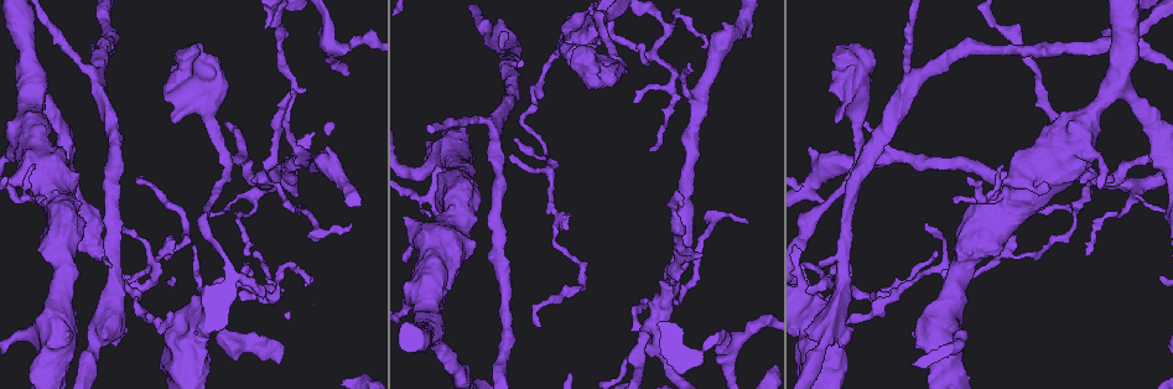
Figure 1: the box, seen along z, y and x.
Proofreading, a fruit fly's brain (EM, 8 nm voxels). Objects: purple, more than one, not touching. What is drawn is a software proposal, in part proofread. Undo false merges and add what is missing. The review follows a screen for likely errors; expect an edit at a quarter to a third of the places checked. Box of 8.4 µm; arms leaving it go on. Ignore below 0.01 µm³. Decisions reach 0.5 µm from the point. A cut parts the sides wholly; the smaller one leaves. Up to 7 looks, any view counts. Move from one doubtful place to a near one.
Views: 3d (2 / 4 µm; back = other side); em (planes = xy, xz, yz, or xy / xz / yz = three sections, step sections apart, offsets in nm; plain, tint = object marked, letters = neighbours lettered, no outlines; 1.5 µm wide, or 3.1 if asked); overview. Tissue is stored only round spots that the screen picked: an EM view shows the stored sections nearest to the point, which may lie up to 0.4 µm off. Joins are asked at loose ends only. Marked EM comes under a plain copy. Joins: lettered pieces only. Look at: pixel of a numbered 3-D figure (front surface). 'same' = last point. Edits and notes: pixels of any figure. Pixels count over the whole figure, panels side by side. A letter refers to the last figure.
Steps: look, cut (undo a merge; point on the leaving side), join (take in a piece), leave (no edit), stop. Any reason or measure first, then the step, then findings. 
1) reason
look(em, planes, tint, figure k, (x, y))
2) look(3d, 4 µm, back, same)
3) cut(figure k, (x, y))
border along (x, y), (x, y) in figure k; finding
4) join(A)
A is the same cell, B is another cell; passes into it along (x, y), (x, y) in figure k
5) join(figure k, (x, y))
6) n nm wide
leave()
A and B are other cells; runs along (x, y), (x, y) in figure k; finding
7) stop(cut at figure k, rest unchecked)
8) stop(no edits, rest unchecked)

abrupt turn
look(em, planes, tint, figure 1, (611, 23))

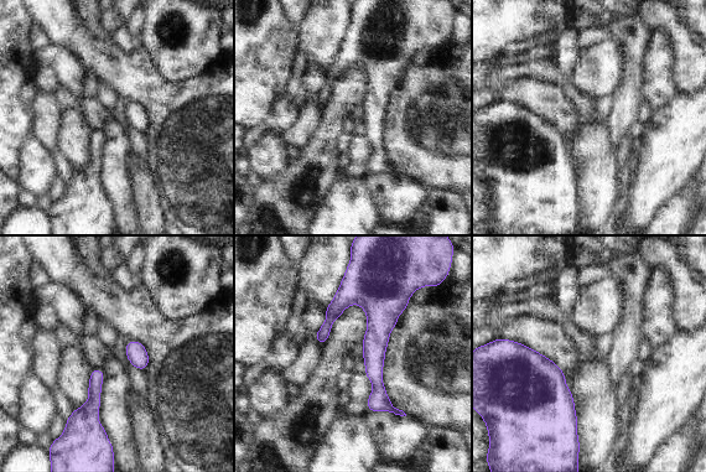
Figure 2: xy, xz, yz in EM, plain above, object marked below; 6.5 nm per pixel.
what lies round it
look(em, planes, letters, same)

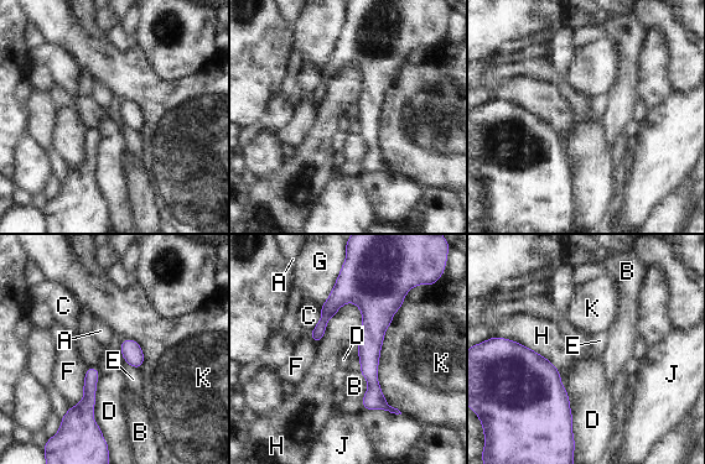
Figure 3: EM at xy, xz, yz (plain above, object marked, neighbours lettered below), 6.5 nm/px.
140 nm wide
leave()
A, B, C, D, E, F, G, H, J and K are other cells; all the same neuron

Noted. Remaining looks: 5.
thin end
look(3d, 4 µm, figure 1, (746, 220))

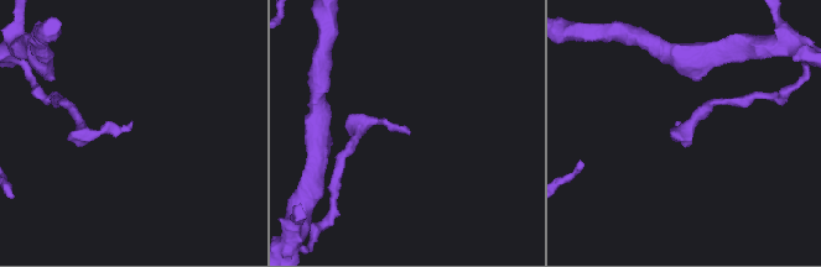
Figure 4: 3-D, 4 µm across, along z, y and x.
now the EM
look(em, xy, step 4, letters, figure 4, (409, 130))

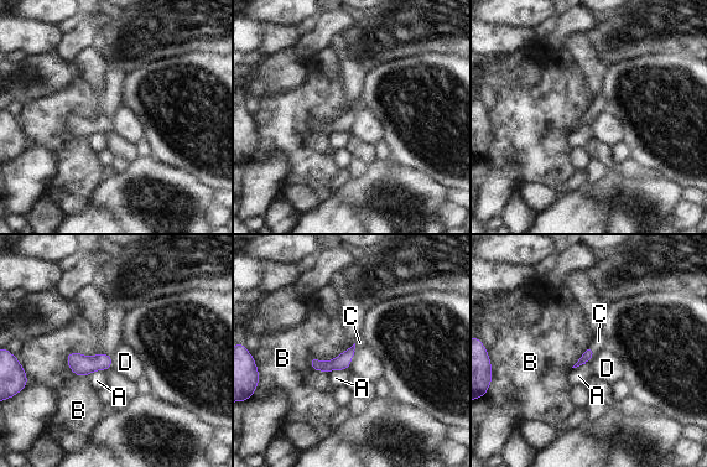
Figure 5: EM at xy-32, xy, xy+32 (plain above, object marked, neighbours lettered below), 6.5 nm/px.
join(figure 5, (598, 341))
C is the same cell, A, B and D are other cells; passes into it along (586, 357), (593, 349), (598, 341) in figure 5; the neuron continues

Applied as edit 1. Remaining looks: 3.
arms part here
look(em, xz, step 8, tint, figure 1, (675, 83))

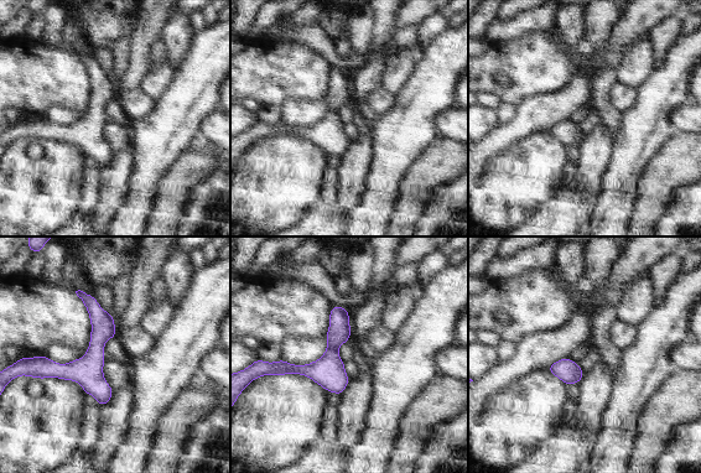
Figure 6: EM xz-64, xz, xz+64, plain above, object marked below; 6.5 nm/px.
cut it another way
look(em, xy, step 4, letters, same)

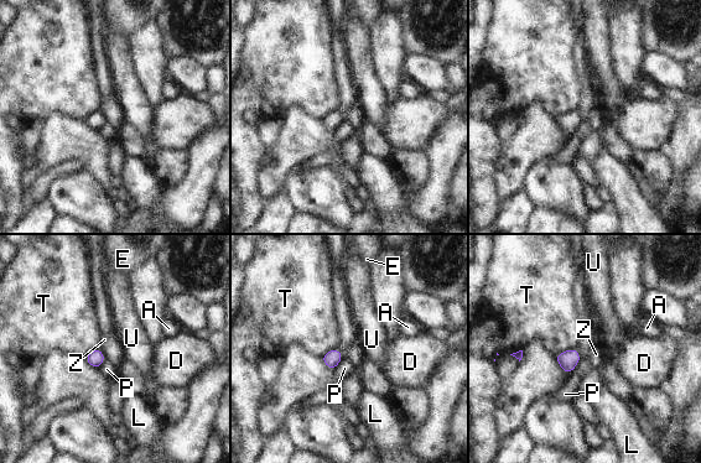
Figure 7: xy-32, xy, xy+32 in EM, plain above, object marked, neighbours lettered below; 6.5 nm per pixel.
100 nm wide
leave()
A, D, E, L, P, T, U and Z are other cells; border along (99, 347), (105, 359) in figure 7; continuous, no second neuron

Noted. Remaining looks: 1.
stop(join at figure 5, rest unchecked)

